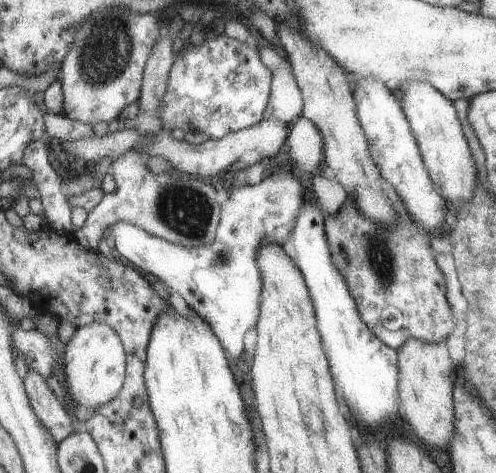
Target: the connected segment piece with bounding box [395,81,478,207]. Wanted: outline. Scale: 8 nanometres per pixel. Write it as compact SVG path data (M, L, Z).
M402 82L395 87L400 88L400 98L404 102L401 109L409 119L417 142L420 144L426 170L429 170L436 192L456 207L460 202L470 200L474 194L474 188L478 186L476 184L476 162L472 160L468 142L462 132L464 128L460 126L454 104L446 98L445 94L440 94L428 82Z

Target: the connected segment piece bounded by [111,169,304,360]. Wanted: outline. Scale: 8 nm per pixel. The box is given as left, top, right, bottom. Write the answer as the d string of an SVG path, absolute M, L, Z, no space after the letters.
M289 169L284 176L276 176L272 173L258 184L232 187L228 191L228 198L221 204L221 218L215 238L208 246L196 246L196 248L180 246L154 236L130 222L118 222L112 225L111 232L116 236L112 245L130 263L136 264L139 270L156 276L168 290L178 292L191 310L210 324L222 346L225 346L226 354L230 354L230 360L236 360L242 354L242 350L245 350L246 331L254 330L261 314L262 274L257 260L258 248L262 246L262 242L274 242L282 246L284 240L290 238L294 222L300 214L300 204L304 204L302 186Z

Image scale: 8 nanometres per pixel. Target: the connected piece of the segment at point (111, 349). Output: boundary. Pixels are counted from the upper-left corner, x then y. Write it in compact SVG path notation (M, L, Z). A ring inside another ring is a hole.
M92 322L77 329L68 344L64 366L67 376L66 390L76 402L76 407L72 406L72 410L79 420L92 420L100 406L110 404L122 394L128 365L129 351L114 326L103 322Z

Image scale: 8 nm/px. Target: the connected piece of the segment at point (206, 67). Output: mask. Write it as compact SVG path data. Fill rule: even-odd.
M220 34L216 40L206 39L203 44L200 46L188 46L188 48L182 49L181 52L175 56L174 64L170 69L170 74L168 74L168 86L166 86L166 92L164 92L164 98L160 102L160 124L164 130L168 132L173 131L175 128L180 128L184 132L200 132L200 134L206 134L208 138L219 139L225 136L232 131L237 131L240 129L248 128L258 124L265 117L266 106L270 102L270 94L273 92L273 76L274 70L272 70L272 65L268 63L267 60L264 60L260 54L260 46L258 44L253 44L253 47L250 48L248 43L240 42L240 40L235 38L230 38L225 34Z

